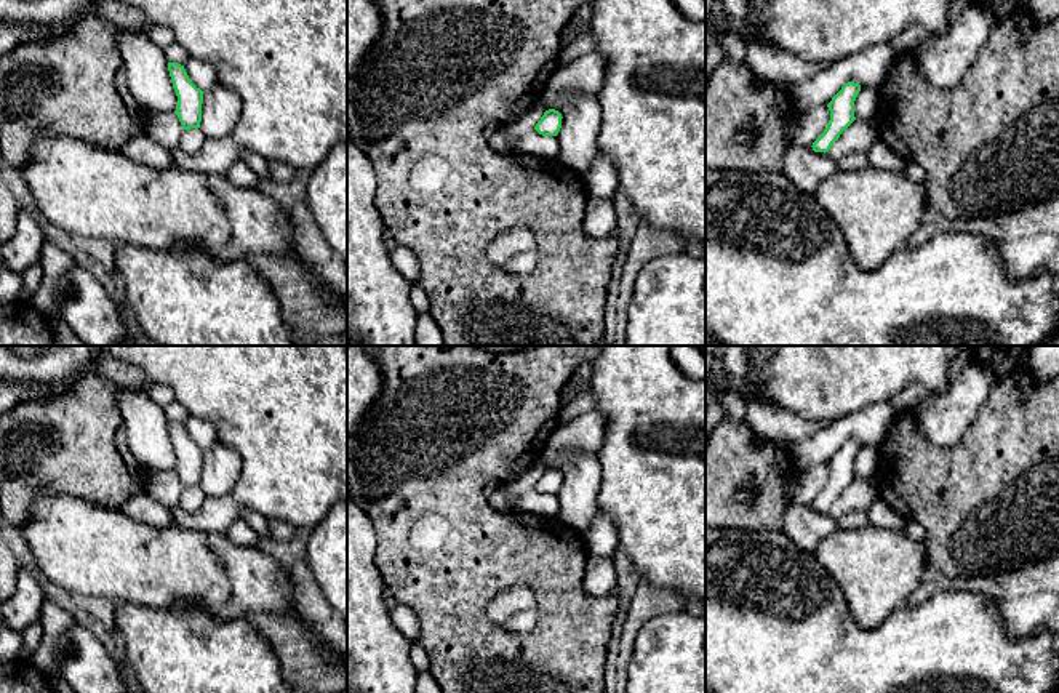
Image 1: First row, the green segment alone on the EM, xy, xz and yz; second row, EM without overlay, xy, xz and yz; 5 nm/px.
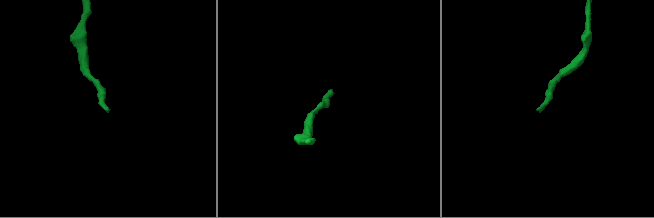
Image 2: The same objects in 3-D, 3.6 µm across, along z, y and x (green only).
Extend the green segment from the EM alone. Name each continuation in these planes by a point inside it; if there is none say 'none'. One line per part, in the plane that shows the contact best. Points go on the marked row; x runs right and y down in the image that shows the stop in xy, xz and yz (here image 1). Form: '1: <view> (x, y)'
none

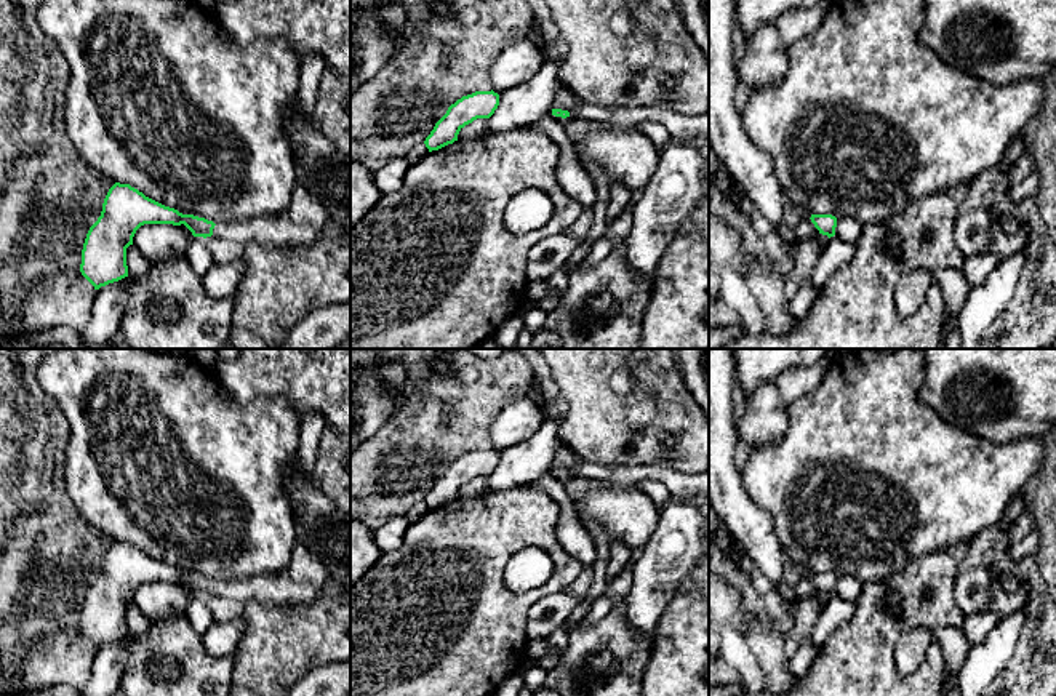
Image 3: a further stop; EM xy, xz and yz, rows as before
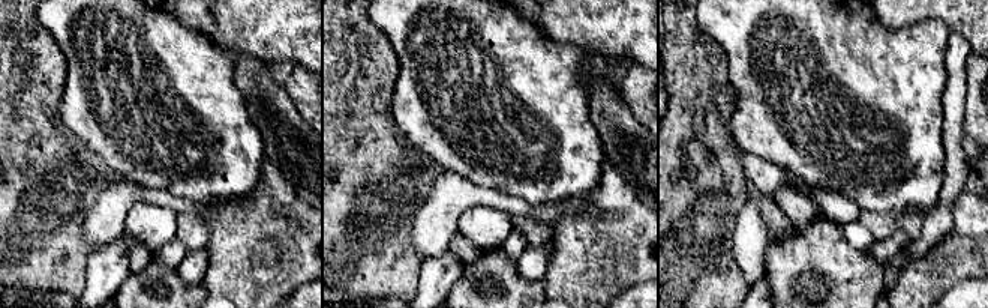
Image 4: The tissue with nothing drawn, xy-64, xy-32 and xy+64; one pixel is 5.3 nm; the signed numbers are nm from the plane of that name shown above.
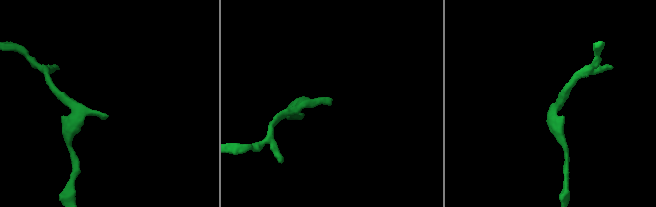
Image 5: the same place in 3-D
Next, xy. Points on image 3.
1: xy (274, 229)

